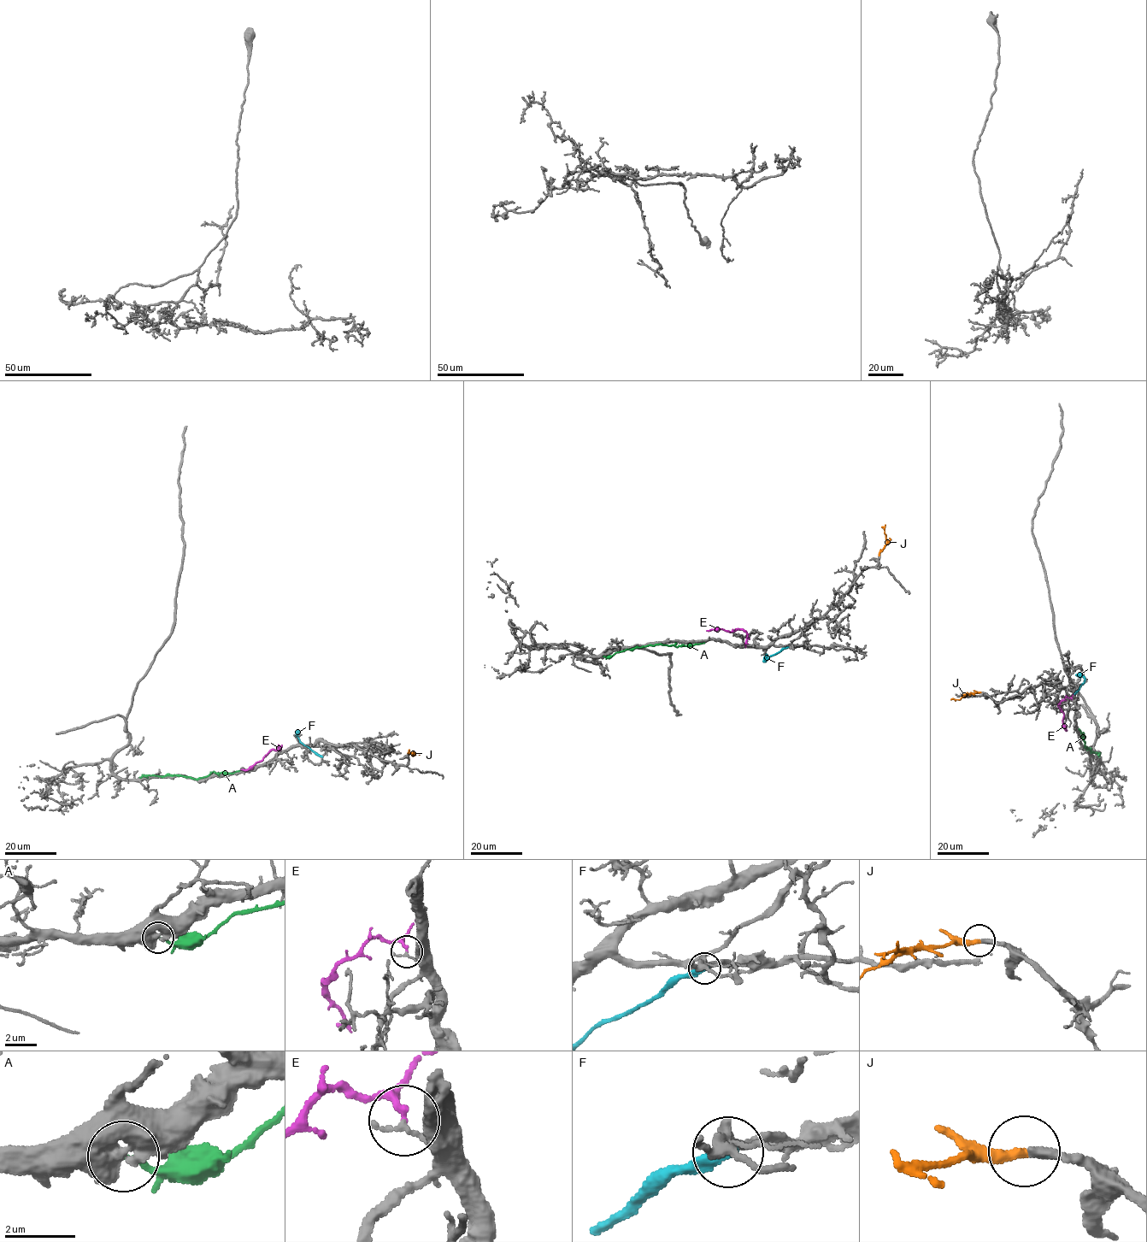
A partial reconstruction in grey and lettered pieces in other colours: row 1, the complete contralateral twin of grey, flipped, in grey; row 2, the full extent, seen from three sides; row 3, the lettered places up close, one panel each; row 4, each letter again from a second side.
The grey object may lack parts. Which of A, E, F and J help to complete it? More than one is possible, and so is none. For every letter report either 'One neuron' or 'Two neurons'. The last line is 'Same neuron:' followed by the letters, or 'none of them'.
A: Two neurons
E: Two neurons
F: Two neurons
J: One neuron
Same neuron: J

